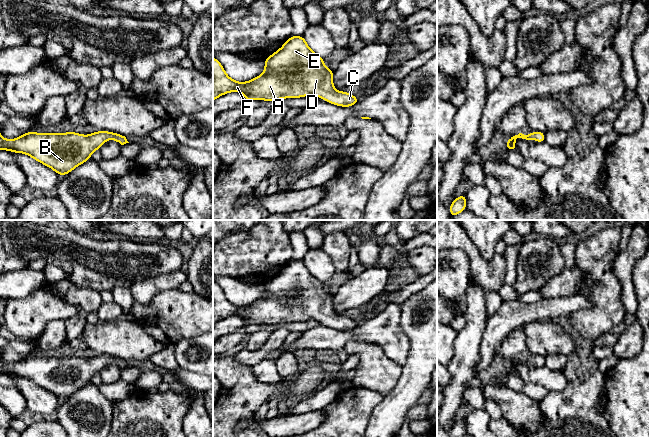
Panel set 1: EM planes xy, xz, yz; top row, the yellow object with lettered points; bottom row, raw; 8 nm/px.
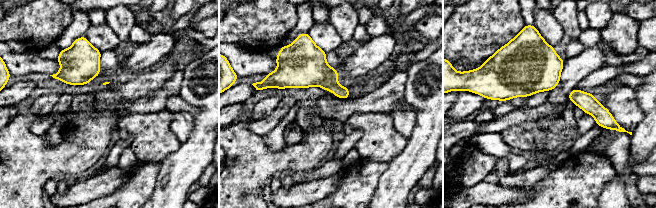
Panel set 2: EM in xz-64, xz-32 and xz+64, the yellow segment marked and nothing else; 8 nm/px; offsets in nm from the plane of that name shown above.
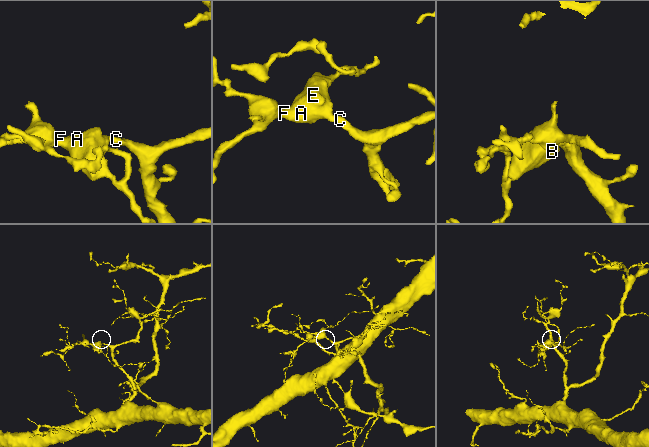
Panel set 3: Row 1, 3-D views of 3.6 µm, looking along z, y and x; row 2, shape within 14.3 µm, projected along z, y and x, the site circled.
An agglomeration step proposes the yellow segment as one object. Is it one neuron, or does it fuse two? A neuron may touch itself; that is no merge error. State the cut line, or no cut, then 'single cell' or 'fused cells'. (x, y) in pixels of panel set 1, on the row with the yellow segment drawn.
cut none; single cell

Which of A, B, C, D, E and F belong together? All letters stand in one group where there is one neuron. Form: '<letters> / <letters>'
A B C D E F

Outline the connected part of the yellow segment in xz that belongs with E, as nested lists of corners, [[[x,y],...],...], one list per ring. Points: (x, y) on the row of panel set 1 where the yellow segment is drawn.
[[[291,36],[264,61],[264,65],[265,70],[261,75],[247,82],[237,82],[226,74],[220,61],[213,57],[213,101],[229,92],[241,92],[245,101],[276,101],[314,95],[342,107],[350,107],[359,102],[354,95],[334,89],[333,70],[324,65],[324,59],[309,48],[303,36]]]

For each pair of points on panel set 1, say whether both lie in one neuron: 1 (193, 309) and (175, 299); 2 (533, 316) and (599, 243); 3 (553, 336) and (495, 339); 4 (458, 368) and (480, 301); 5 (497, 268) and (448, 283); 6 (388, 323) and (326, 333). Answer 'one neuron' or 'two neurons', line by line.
1: one neuron
2: two neurons
3: two neurons
4: one neuron
5: two neurons
6: one neuron

